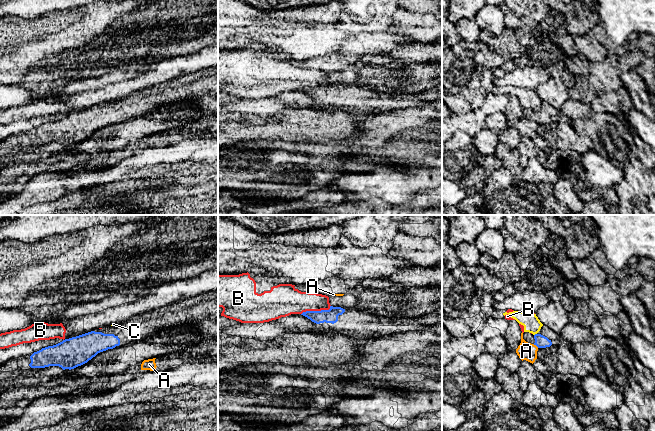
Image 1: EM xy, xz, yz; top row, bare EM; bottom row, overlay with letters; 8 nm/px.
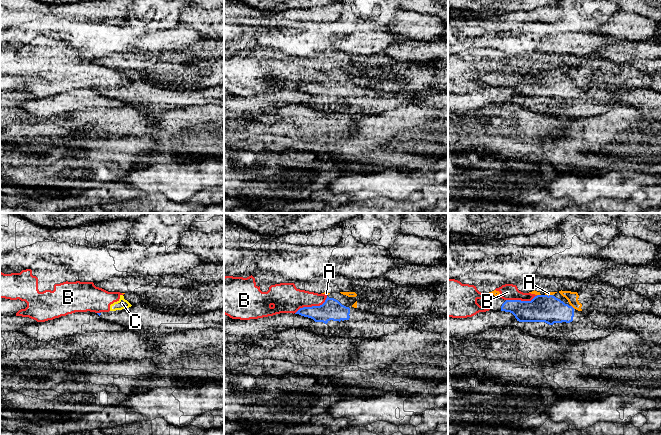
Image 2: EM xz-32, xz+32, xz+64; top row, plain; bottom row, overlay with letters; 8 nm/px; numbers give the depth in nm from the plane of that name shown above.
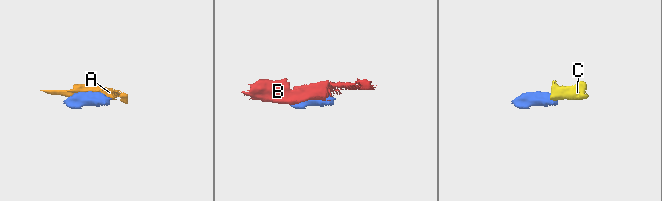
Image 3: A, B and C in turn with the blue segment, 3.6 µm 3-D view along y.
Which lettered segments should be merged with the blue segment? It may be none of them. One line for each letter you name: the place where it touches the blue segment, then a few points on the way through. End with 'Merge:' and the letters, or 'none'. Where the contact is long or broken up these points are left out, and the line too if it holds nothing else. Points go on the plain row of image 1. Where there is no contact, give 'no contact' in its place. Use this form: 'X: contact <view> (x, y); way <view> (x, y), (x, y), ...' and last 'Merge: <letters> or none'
Merge: none

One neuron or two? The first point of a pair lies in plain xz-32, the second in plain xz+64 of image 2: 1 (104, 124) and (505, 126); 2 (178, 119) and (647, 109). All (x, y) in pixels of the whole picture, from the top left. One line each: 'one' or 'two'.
1: one
2: two

